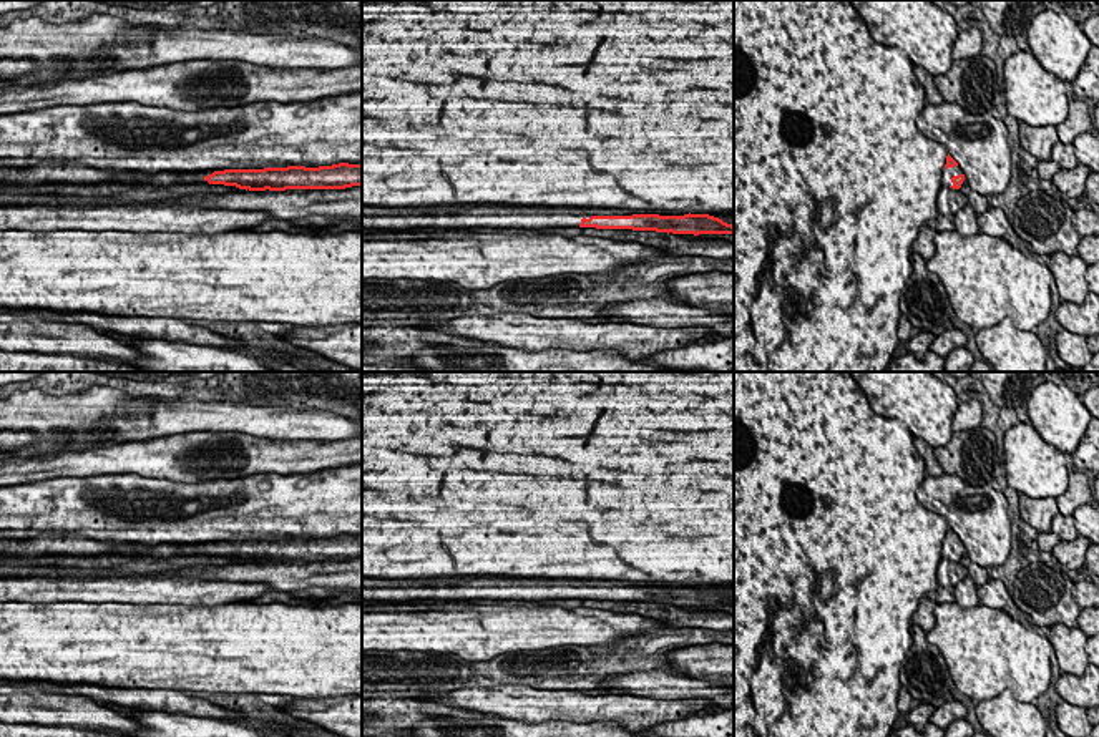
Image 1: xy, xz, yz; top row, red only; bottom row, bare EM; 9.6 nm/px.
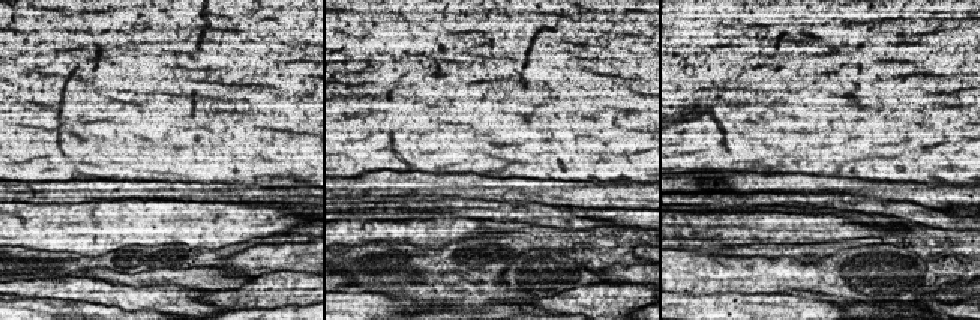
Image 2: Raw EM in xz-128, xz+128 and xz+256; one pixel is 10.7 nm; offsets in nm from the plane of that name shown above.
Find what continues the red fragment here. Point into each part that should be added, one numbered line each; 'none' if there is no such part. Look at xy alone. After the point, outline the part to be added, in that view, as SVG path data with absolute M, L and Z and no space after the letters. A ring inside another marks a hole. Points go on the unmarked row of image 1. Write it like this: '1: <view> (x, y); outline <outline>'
1: xy (12, 541); outline M0 530L0 556L40 556L40 554L65 554L65 556L108 556L118 554L143 554L154 559L171 556L208 554L204 549L214 543L201 544L159 544L146 548L143 544L113 544L111 541L85 539L76 534L70 538L65 531L43 533L35 530Z

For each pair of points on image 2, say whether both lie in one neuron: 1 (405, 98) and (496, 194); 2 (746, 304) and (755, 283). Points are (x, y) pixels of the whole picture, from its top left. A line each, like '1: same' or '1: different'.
1: different
2: different

